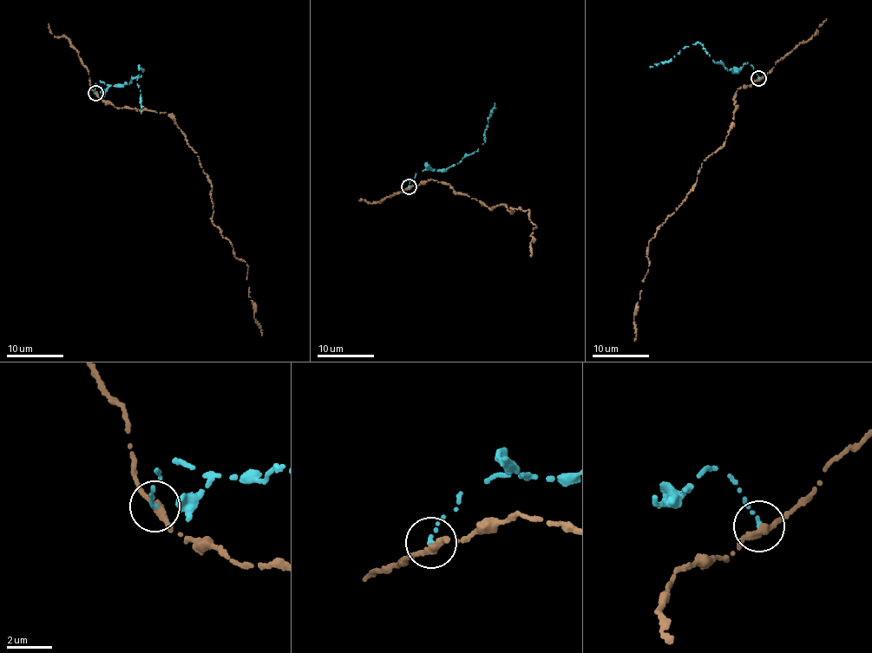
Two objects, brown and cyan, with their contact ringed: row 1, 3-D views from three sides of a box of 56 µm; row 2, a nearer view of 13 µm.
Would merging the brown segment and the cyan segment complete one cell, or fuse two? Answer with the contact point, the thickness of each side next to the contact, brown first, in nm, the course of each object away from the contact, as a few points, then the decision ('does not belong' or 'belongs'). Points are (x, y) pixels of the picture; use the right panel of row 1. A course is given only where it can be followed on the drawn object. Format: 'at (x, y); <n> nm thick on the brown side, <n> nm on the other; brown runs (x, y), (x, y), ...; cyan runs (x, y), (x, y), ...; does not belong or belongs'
at (758, 78); 320 nm thick on the brown side, 150 nm on the other; brown runs (758, 78), (737, 90), (724, 144), (704, 160), (694, 187), (649, 241), (647, 272), (633, 312), (634, 341); cyan runs (758, 77), (750, 65), (745, 62), (737, 73), (717, 63), (698, 43), (685, 46), (668, 62), (650, 68); does not belong

